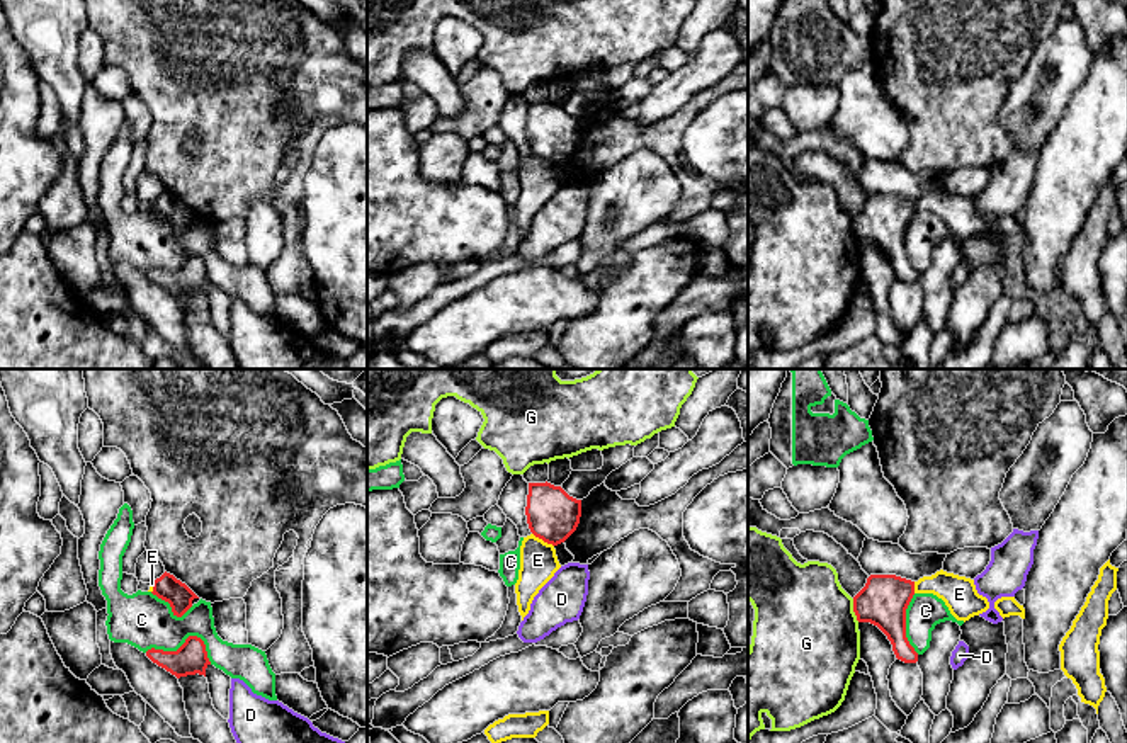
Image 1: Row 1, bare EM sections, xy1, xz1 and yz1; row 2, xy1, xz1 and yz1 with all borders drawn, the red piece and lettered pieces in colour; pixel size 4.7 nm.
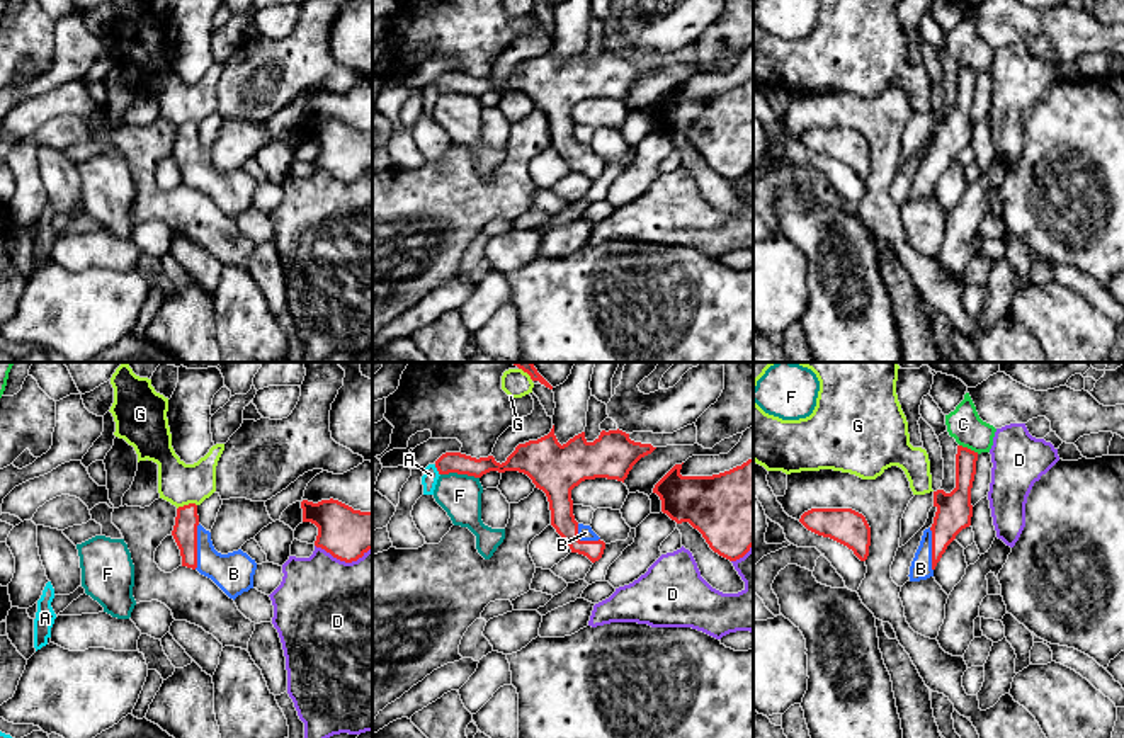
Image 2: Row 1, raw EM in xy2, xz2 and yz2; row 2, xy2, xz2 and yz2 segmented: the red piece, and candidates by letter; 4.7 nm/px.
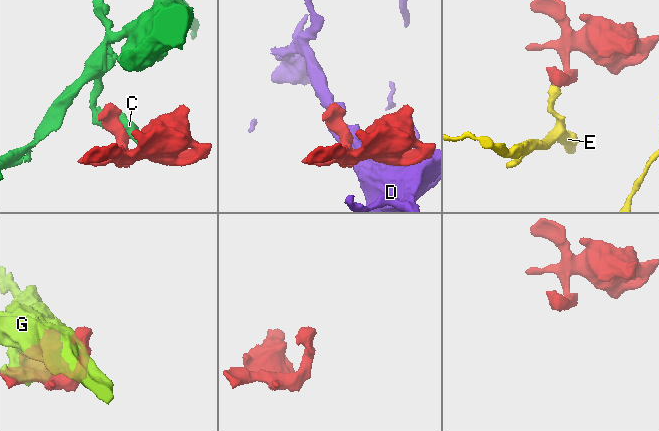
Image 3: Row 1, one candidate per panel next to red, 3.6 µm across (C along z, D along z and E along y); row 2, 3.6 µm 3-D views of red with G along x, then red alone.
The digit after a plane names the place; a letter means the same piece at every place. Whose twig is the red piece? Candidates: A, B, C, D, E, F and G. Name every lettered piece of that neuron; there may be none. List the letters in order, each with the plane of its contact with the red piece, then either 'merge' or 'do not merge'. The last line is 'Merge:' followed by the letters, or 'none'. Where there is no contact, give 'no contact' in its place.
A: contact in xz2; do not merge
B: contact in xy2; merge
C: contact in xy1; do not merge
D: contact in xy2; do not merge
E: contact in xz1; do not merge
F: contact in xz2; do not merge
G: contact in yz1; do not merge
Merge: B

